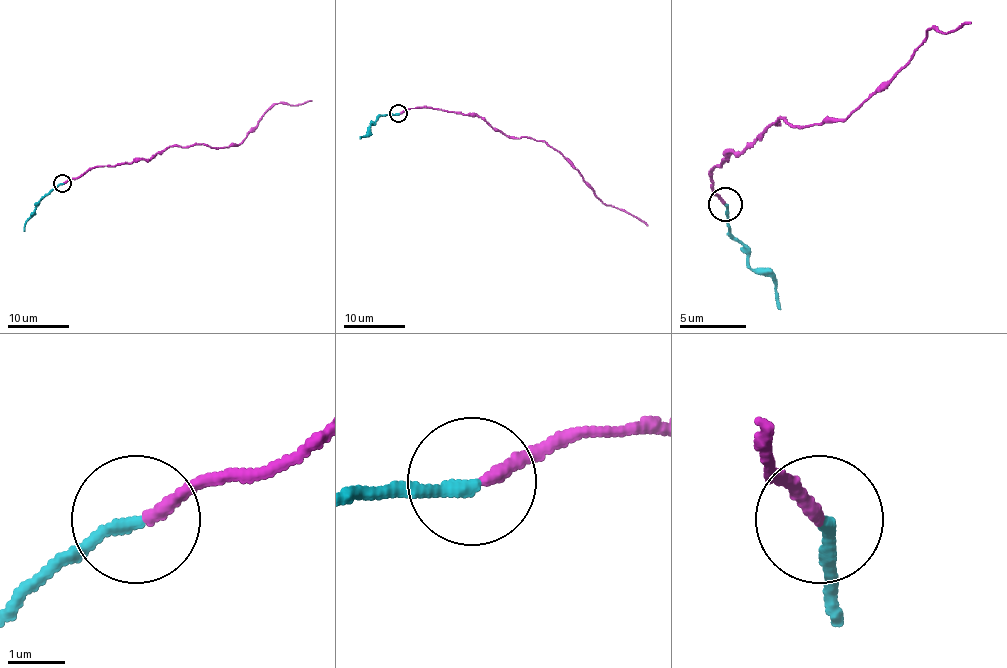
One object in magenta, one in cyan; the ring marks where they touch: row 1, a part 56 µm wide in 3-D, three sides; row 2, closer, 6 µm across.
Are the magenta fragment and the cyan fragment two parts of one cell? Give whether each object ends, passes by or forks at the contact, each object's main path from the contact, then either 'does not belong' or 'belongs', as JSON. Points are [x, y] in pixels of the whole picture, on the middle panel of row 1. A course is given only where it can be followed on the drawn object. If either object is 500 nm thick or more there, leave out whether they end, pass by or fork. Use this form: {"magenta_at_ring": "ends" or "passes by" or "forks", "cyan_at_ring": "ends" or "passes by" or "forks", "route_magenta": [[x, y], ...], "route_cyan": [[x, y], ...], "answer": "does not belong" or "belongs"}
{"magenta_at_ring": "ends", "cyan_at_ring": "ends", "route_magenta": [[399, 113], [406, 108], [429, 107], [481, 116], [507, 136], [544, 140], [574, 168], [594, 194], [647, 226]], "route_cyan": [[399, 113], [382, 114], [359, 139]], "answer": "does not belong"}

